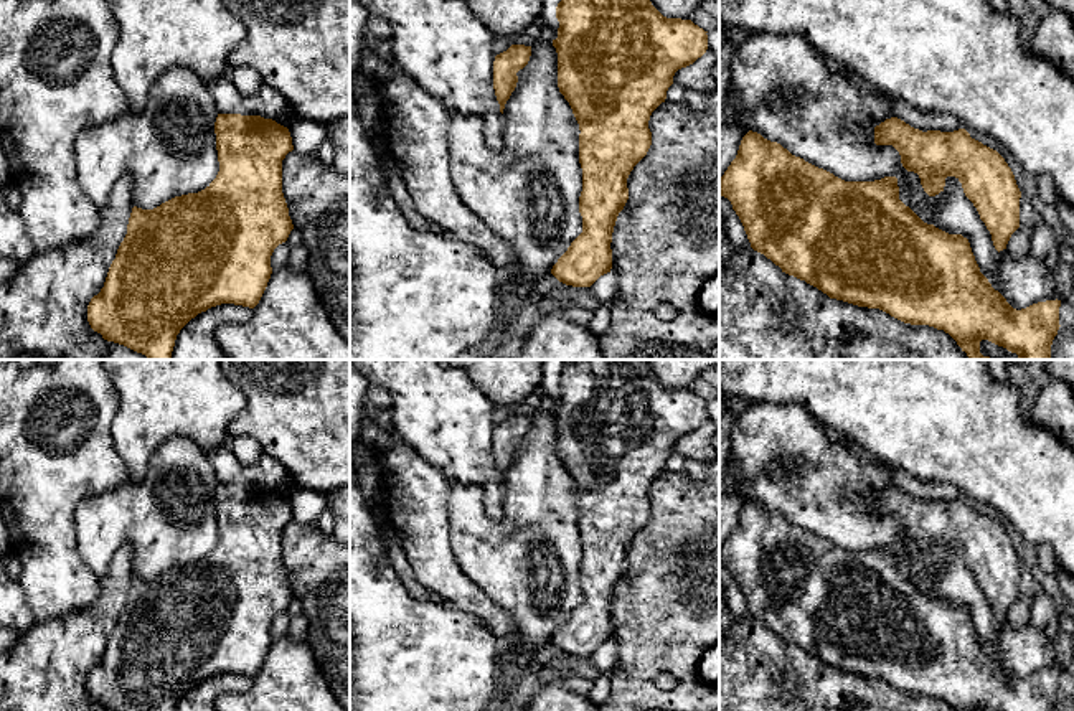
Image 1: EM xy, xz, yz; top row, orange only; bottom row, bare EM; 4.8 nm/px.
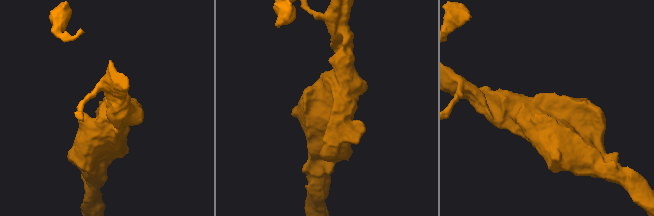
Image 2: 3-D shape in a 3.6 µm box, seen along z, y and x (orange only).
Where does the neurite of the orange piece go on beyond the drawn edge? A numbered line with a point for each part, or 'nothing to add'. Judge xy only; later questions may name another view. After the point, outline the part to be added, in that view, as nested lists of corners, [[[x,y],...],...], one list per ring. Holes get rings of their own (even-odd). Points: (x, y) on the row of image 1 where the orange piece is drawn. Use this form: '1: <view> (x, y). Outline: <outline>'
nothing to add

